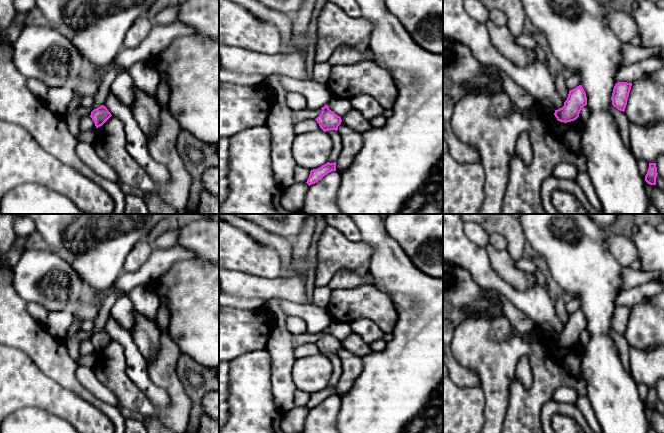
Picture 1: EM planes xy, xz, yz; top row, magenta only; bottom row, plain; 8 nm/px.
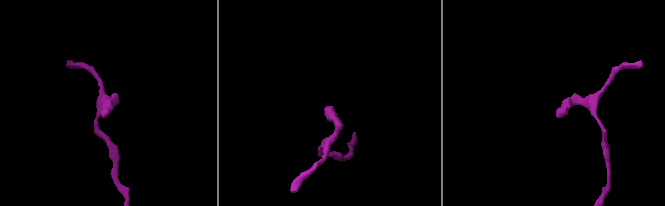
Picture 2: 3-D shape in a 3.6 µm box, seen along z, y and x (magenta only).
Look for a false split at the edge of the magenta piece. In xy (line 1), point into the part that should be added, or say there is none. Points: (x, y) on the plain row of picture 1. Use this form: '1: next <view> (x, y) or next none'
1: next none

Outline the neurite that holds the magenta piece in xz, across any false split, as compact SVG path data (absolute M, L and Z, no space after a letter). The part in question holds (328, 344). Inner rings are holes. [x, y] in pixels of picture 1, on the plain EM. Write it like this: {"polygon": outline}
{"polygon": "M327 329L321 332L321 338L315 343L320 352L326 356L328 354L338 354L338 350L341 348L341 341L335 338L329 333Z"}

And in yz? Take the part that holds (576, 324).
{"polygon": "M579 309L569 315L567 324L564 326L564 330L558 334L555 334L554 339L560 346L571 346L579 341L580 335L586 329L586 317L582 309Z"}

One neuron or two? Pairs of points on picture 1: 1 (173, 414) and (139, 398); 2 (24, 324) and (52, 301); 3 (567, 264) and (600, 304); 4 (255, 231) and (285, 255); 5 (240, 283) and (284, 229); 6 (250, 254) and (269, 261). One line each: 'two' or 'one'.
1: one
2: two
3: one
4: one
5: two
6: one

